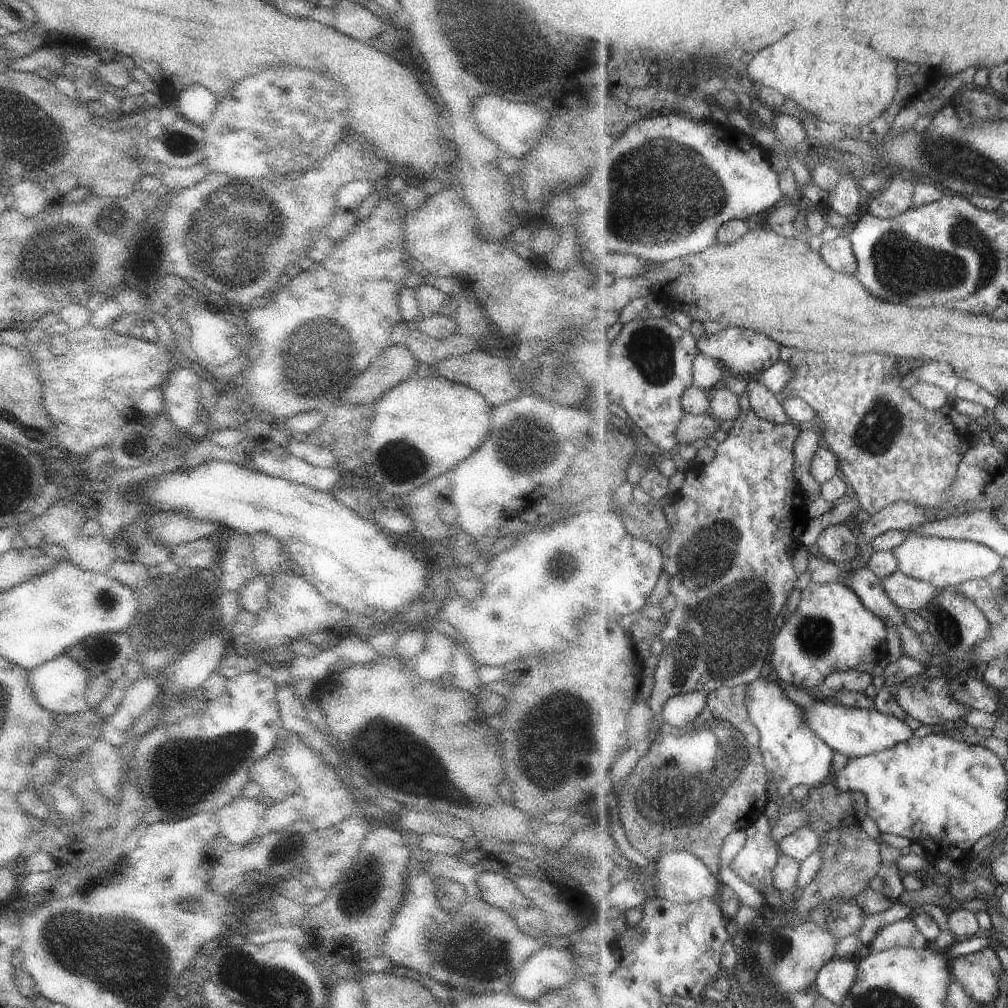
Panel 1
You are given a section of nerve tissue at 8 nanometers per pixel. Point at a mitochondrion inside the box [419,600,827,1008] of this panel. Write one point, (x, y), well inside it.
(479, 951)

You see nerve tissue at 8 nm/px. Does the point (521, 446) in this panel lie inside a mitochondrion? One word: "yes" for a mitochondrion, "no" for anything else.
yes

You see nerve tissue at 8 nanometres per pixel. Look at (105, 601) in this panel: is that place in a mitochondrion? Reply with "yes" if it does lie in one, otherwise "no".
yes

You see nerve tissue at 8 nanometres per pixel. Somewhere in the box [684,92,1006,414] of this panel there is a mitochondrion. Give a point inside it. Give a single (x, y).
(906, 268)

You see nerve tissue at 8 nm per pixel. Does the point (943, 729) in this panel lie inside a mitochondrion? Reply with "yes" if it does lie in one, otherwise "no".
no

